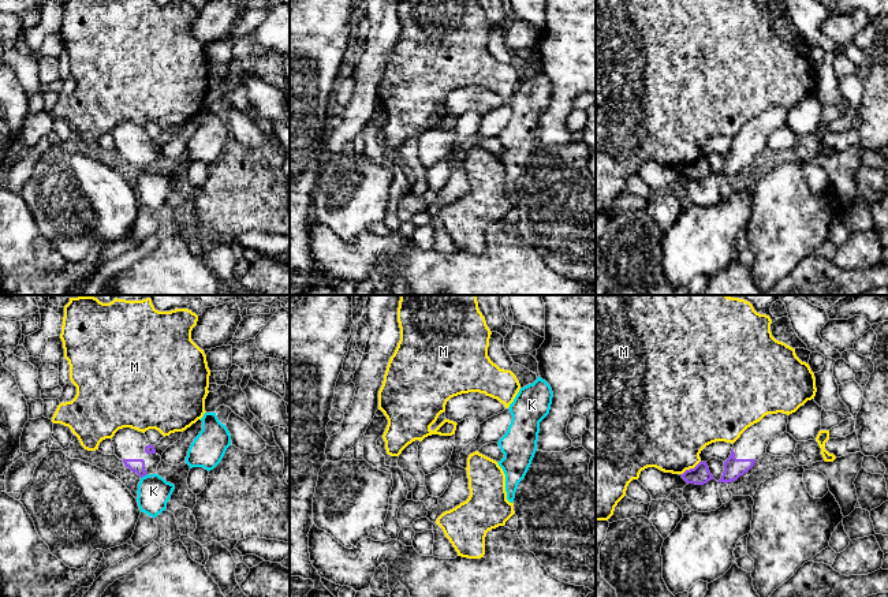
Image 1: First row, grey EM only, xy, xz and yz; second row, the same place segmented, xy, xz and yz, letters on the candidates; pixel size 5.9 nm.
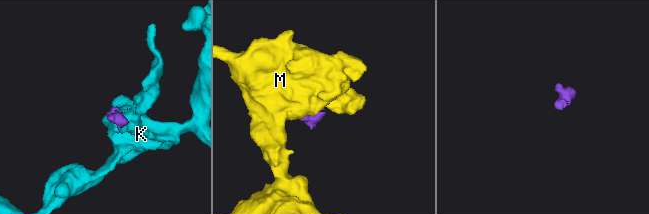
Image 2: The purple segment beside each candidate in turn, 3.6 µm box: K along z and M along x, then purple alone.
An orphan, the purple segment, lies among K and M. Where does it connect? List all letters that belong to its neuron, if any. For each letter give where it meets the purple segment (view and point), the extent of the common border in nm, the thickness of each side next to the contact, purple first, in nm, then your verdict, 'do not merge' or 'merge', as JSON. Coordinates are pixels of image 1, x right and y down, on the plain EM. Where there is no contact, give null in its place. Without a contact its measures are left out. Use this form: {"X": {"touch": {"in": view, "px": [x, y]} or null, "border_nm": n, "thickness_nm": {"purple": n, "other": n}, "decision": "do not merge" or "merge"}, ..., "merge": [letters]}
{"K": {"touch": {"in": "xy", "px": [142, 170]}, "border_nm": 40, "thickness_nm": {"purple": 80, "other": 190}, "decision": "do not merge"}, "M": {"touch": {"in": "yz", "px": [690, 163]}, "border_nm": 150, "thickness_nm": {"purple": 110, "other": 440}, "decision": "do not merge"}, "merge": []}

